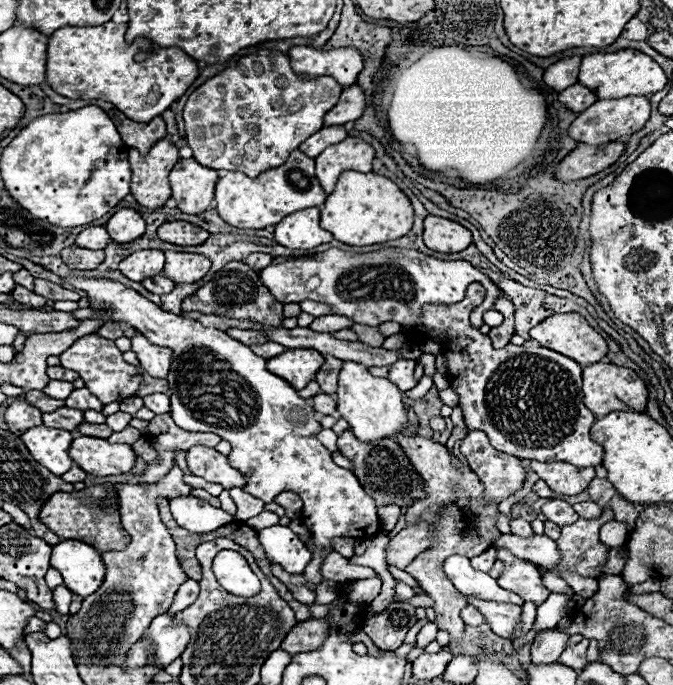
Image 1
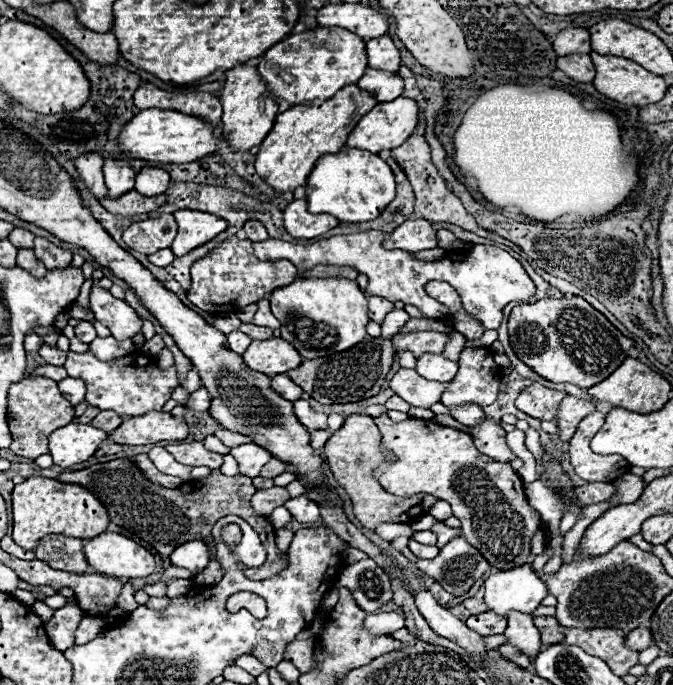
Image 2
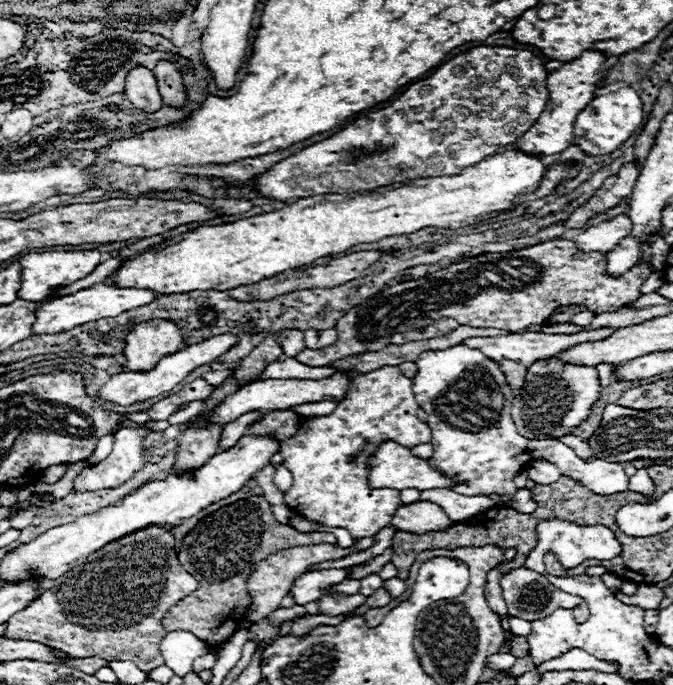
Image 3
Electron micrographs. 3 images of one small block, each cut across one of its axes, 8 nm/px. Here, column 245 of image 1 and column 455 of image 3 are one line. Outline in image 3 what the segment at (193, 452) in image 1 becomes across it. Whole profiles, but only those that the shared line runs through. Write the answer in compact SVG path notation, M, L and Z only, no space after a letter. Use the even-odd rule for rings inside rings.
M384 442L376 454L372 456L372 472L368 476L372 488L394 488L394 490L404 490L404 488L418 488L418 490L430 490L430 488L450 488L452 484L458 484L458 480L444 476L442 472L434 470L428 460L416 458L410 448L400 446L396 442Z

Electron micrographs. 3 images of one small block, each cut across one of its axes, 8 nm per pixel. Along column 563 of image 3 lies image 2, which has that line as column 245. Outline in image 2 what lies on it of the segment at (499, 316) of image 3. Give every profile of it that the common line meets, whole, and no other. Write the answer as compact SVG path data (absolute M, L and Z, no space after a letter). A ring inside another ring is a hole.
M236 236L224 240L218 248L214 248L204 260L198 260L192 266L192 286L188 290L188 298L194 306L214 314L214 312L226 312L230 304L234 304L234 312L262 300L272 290L282 288L290 282L294 282L298 270L288 260L276 260L276 262L262 262L254 256L254 248L250 240L238 240Z

